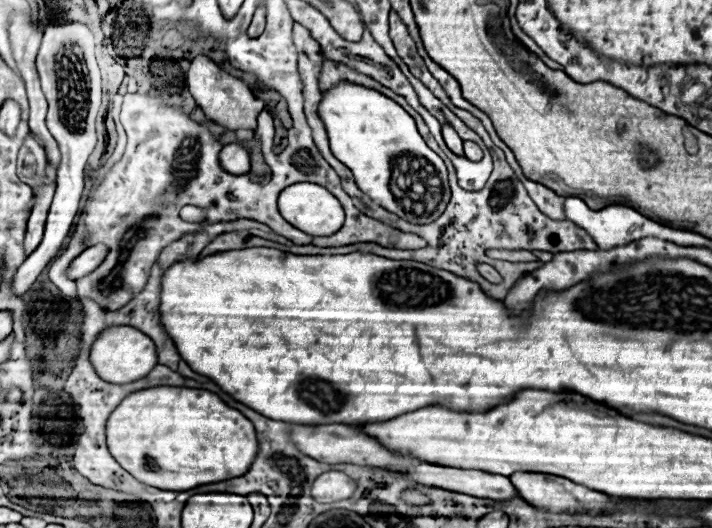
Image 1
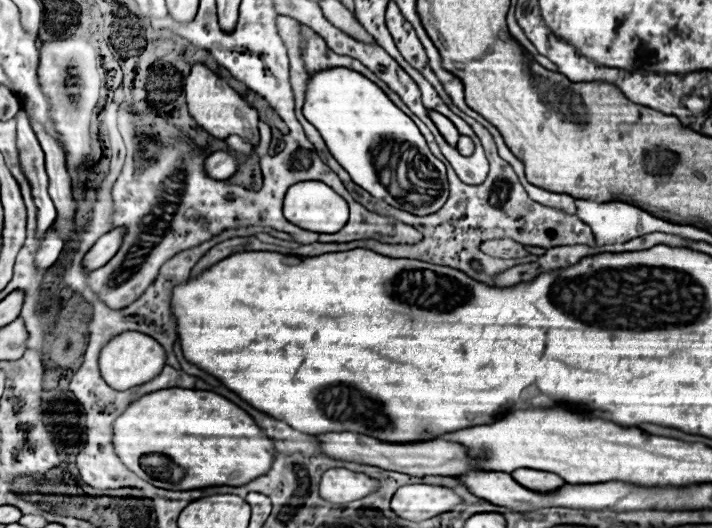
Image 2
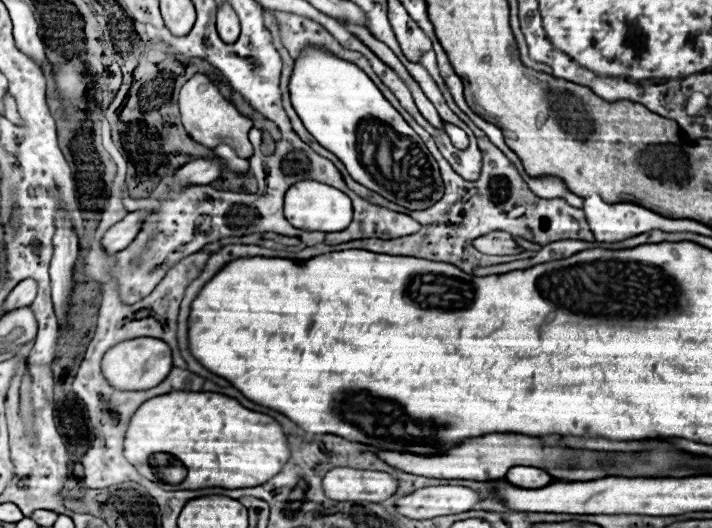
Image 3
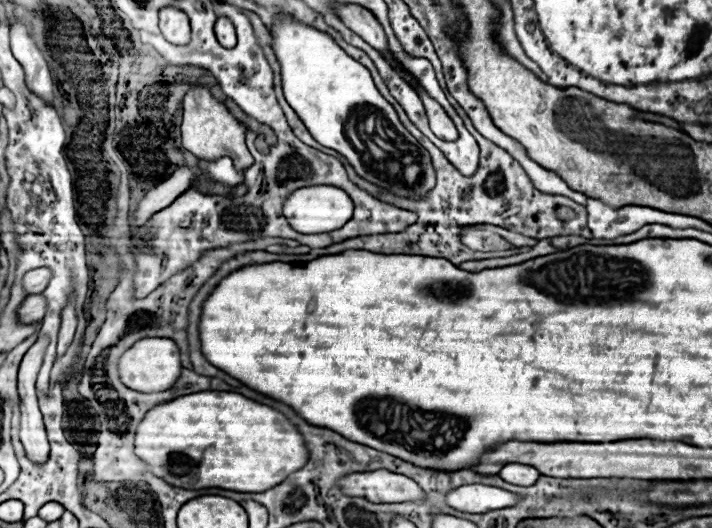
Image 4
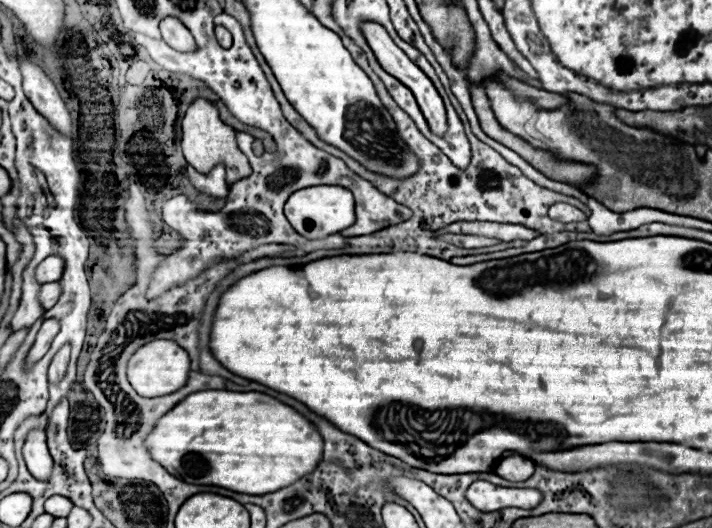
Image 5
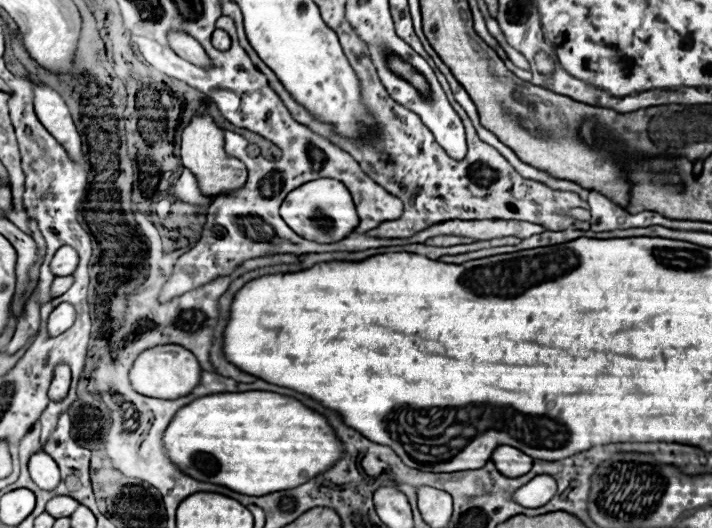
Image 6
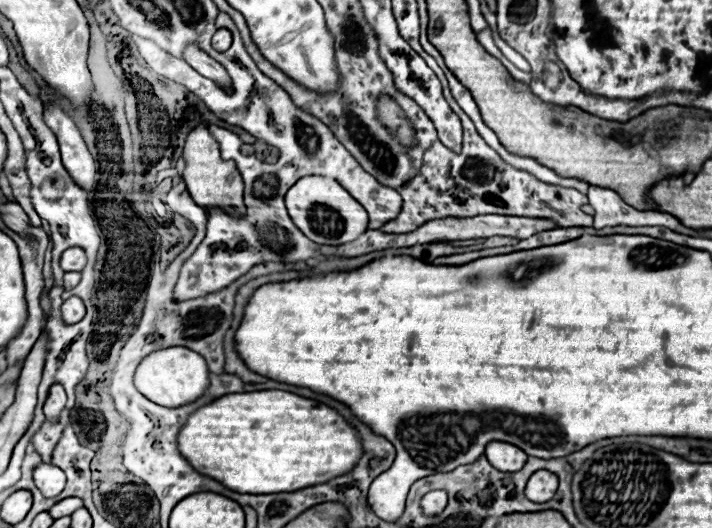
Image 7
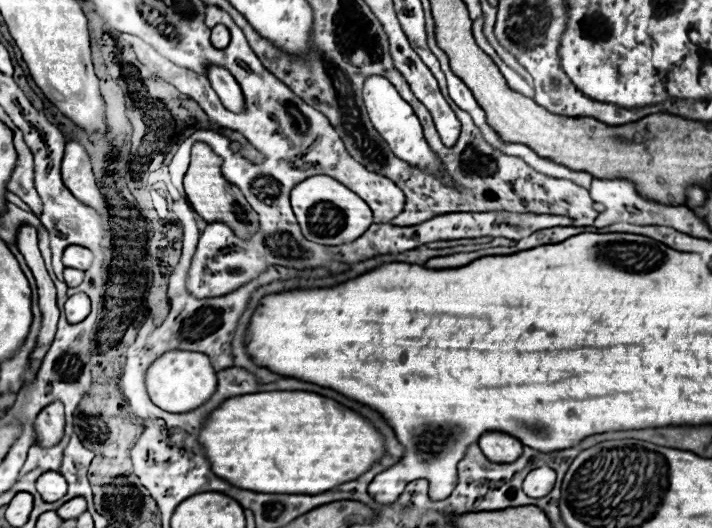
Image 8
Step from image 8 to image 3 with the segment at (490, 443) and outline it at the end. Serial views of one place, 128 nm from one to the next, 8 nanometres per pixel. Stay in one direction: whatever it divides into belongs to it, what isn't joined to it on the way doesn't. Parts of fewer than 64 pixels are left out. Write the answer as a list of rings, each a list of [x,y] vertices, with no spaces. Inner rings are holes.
[[[514,466],[508,470],[506,480],[520,488],[544,488],[554,482],[554,478],[548,472],[534,466]]]

